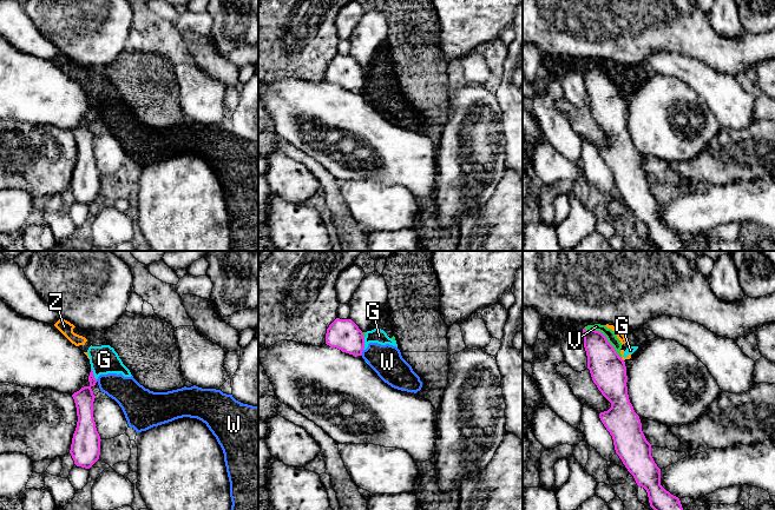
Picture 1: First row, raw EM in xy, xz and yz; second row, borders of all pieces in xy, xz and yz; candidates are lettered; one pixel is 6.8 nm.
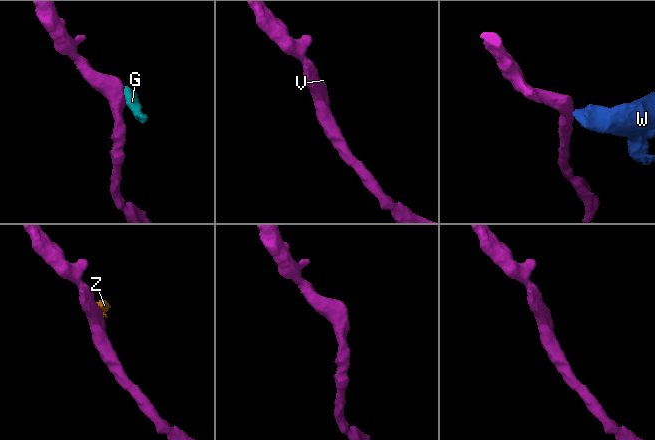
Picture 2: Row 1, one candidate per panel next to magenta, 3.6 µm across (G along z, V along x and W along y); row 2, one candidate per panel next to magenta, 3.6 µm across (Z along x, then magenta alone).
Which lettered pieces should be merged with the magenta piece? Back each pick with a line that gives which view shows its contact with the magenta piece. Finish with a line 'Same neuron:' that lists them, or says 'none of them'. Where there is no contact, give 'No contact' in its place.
Same neuron: none of them

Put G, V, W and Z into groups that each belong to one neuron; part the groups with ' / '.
G V W Z

